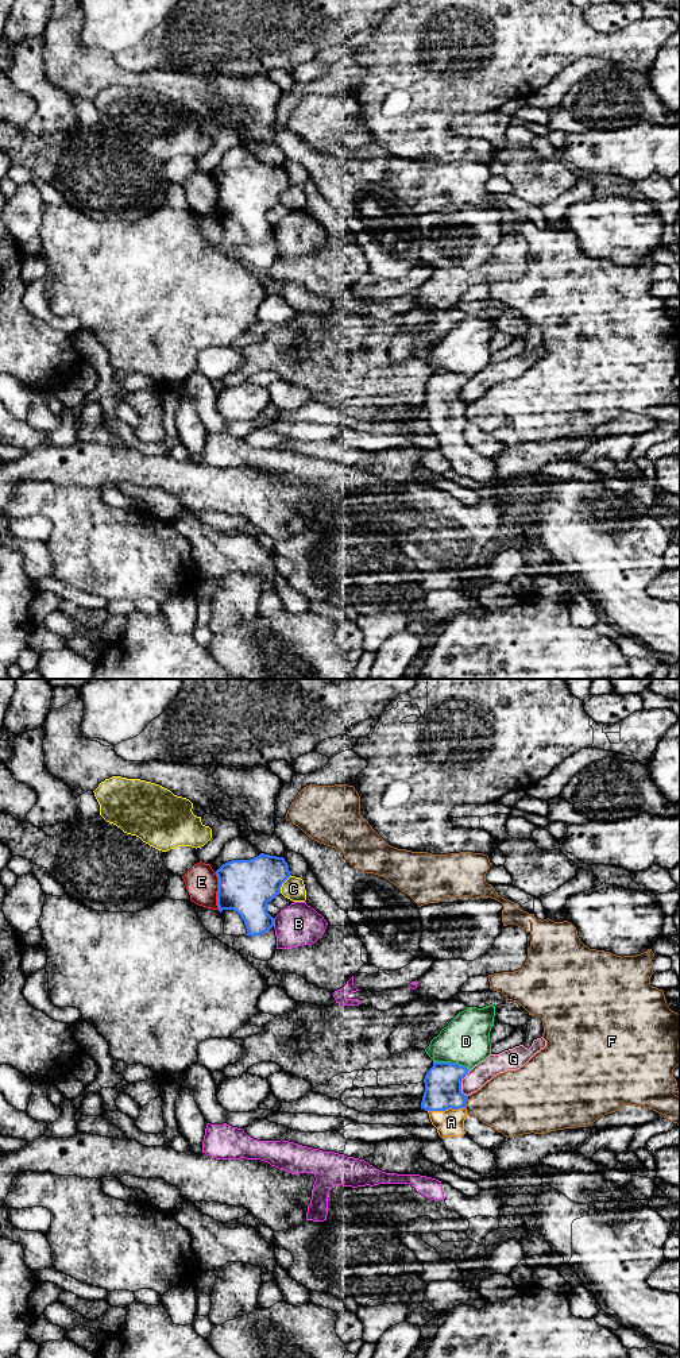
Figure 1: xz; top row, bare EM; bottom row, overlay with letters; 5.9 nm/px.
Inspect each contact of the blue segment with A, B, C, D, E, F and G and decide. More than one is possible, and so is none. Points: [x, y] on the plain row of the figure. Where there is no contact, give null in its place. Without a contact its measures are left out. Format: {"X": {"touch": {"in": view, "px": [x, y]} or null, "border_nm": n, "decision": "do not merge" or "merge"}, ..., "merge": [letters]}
{"A": {"touch": {"in": "xz", "px": [445, 417]}, "border_nm": 220, "decision": "merge"}, "B": {"touch": {"in": "xz", "px": [273, 231]}, "border_nm": 50, "decision": "do not merge"}, "C": {"touch": {"in": "xz", "px": [282, 192]}, "border_nm": 130, "decision": "do not merge"}, "D": {"touch": {"in": "xz", "px": [451, 371]}, "border_nm": 220, "decision": "do not merge"}, "E": {"touch": {"in": "xz", "px": [217, 200]}, "border_nm": 220, "decision": "do not merge"}, "F": {"touch": {"in": "xz", "px": [466, 409]}, "border_nm": 70, "decision": "do not merge"}, "G": {"touch": {"in": "xz", "px": [460, 392]}, "border_nm": 160, "decision": "do not merge"}, "merge": ["A"]}

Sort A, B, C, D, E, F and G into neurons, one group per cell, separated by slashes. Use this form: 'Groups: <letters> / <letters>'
Groups: A / B / C / D / E / F / G

